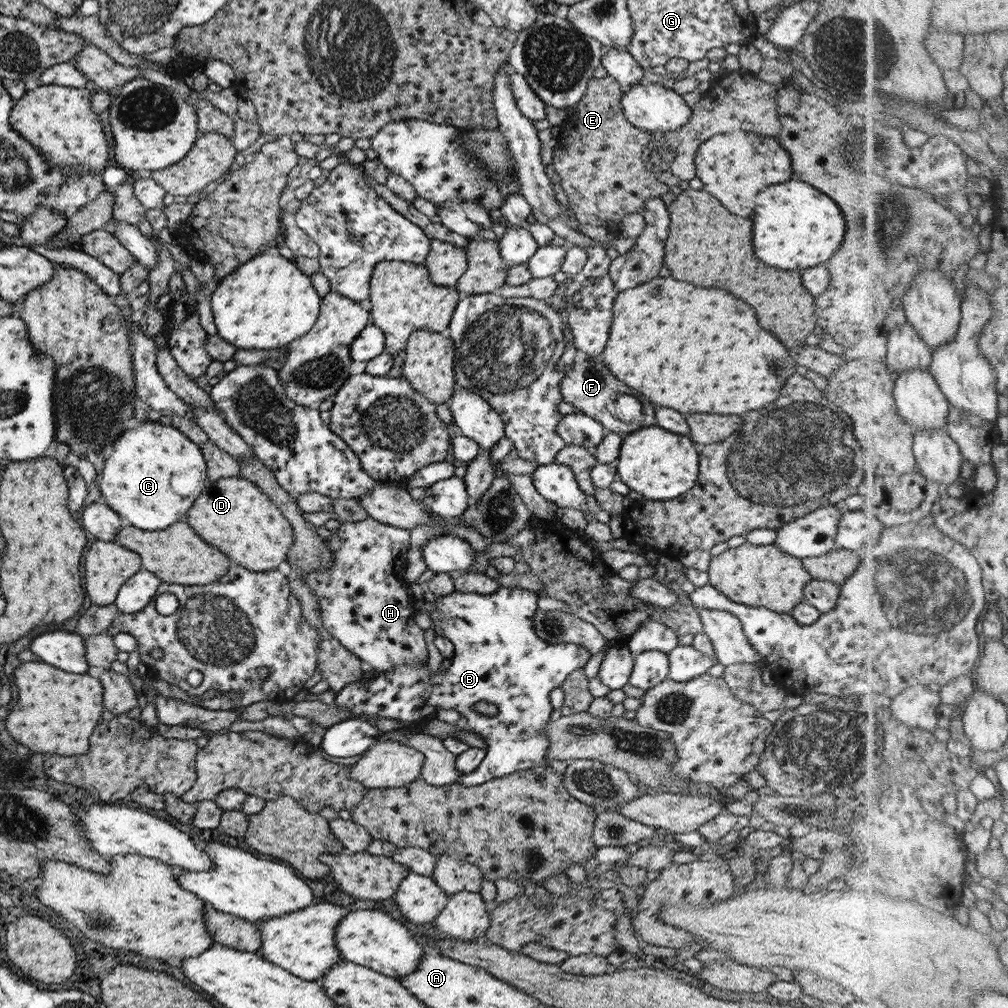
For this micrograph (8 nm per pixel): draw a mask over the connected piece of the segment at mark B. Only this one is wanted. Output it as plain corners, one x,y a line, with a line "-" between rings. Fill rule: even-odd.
496,586
493,592
489,592
484,595
480,595
477,593
463,593
459,591
453,591
451,594
447,594
447,596
437,596
435,598
434,603
426,602
423,599
416,600
414,602
415,608
417,612
425,609
429,613
429,617
431,619
431,624
434,626
435,634
438,636
443,636
445,639
451,642
453,645
454,653
452,654
452,659
450,660
450,665
447,669
437,671
436,674
431,675
429,671
427,671
427,662
425,663
416,663
412,662
412,665
399,665
398,667
393,668
392,671
387,671
385,673
377,673
374,672
374,675
362,686
360,687
360,681
357,679
352,683
346,684
341,691
337,692
335,695
335,700
333,700
333,705
337,707
337,709
345,709
345,711
349,711
352,716
350,718
360,719
361,721
369,721
369,719
395,719
395,721
399,721
399,723
403,723
403,730
407,730
408,727
417,726
417,722
419,722
419,726
423,725
426,720
429,720
432,716
434,716
435,712
438,709
453,709
455,712
459,713
460,716
464,716
467,721
467,730
473,731
473,733
477,733
477,735
481,735
481,738
484,740
486,744
486,753
483,760
477,769
469,774
464,774
460,776
455,783
461,785
463,787
472,787
477,786
478,784
483,784
485,781
489,781
493,778
501,778
502,776
507,776
508,774
513,774
515,772
531,769
535,766
542,766
547,764
546,752
548,746
550,745
549,738
547,738
546,734
543,734
543,729
545,729
545,725
549,722
549,715
551,714
552,707
549,703
549,692
553,690
553,688
557,688
560,684
565,680
565,677
573,670
577,668
583,668
584,664
587,662
587,659
590,657
590,654
587,652
586,648
579,646
578,644
573,643
559,643
559,644
547,644
547,642
541,640
532,629
532,616
536,611
537,606
537,594
533,591
528,591
519,587
503,587
-
478,701
485,701
487,703
493,704
497,708
497,714
495,716
485,716
482,714
478,714
471,709

